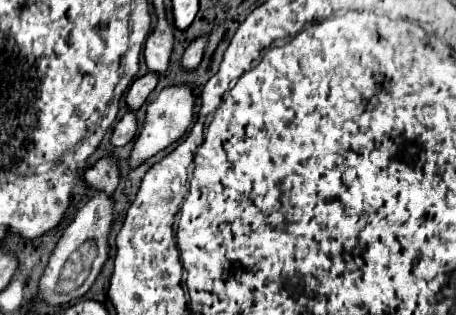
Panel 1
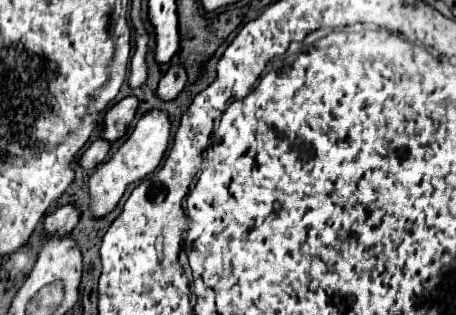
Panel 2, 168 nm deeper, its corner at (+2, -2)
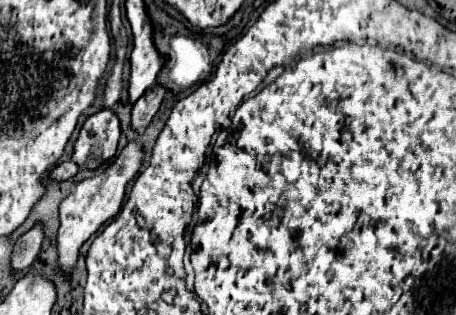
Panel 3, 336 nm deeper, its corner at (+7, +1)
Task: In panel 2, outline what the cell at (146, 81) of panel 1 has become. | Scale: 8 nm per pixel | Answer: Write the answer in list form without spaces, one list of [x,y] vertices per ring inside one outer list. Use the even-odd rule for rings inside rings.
[[[126,96],[118,104],[114,104],[104,116],[102,138],[106,138],[108,142],[122,138],[126,134],[130,122],[132,122],[132,118],[136,116],[136,110],[138,110],[138,98],[136,96]]]

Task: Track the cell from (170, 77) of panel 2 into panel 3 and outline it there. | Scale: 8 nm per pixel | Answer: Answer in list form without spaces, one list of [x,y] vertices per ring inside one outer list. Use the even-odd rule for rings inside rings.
[[[155,85],[133,105],[133,109],[131,109],[131,129],[133,131],[143,133],[147,129],[153,115],[157,113],[163,97],[165,97],[165,89],[161,85]]]

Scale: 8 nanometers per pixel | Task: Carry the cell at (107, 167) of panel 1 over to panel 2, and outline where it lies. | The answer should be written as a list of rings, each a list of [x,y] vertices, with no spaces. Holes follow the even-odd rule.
[[[76,204],[58,206],[52,214],[46,216],[46,220],[44,220],[44,232],[48,236],[52,236],[56,232],[60,232],[60,236],[64,236],[66,232],[70,232],[80,222],[80,216],[82,216],[82,212],[78,210]]]

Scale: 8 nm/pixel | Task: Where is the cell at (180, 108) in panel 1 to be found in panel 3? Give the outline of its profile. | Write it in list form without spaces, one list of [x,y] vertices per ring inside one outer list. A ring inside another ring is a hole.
[[[137,143],[127,145],[113,159],[113,163],[107,167],[107,171],[103,171],[103,173],[99,173],[99,175],[95,175],[91,179],[85,179],[81,183],[77,183],[75,189],[73,189],[73,193],[63,199],[63,203],[59,207],[59,229],[57,229],[57,241],[55,241],[55,245],[57,245],[57,265],[59,265],[59,271],[65,277],[69,277],[73,273],[73,267],[77,263],[81,245],[93,233],[97,233],[103,223],[107,223],[109,219],[113,219],[119,213],[123,197],[125,197],[125,187],[137,175],[139,167],[141,167],[141,159],[143,159],[141,147]]]

